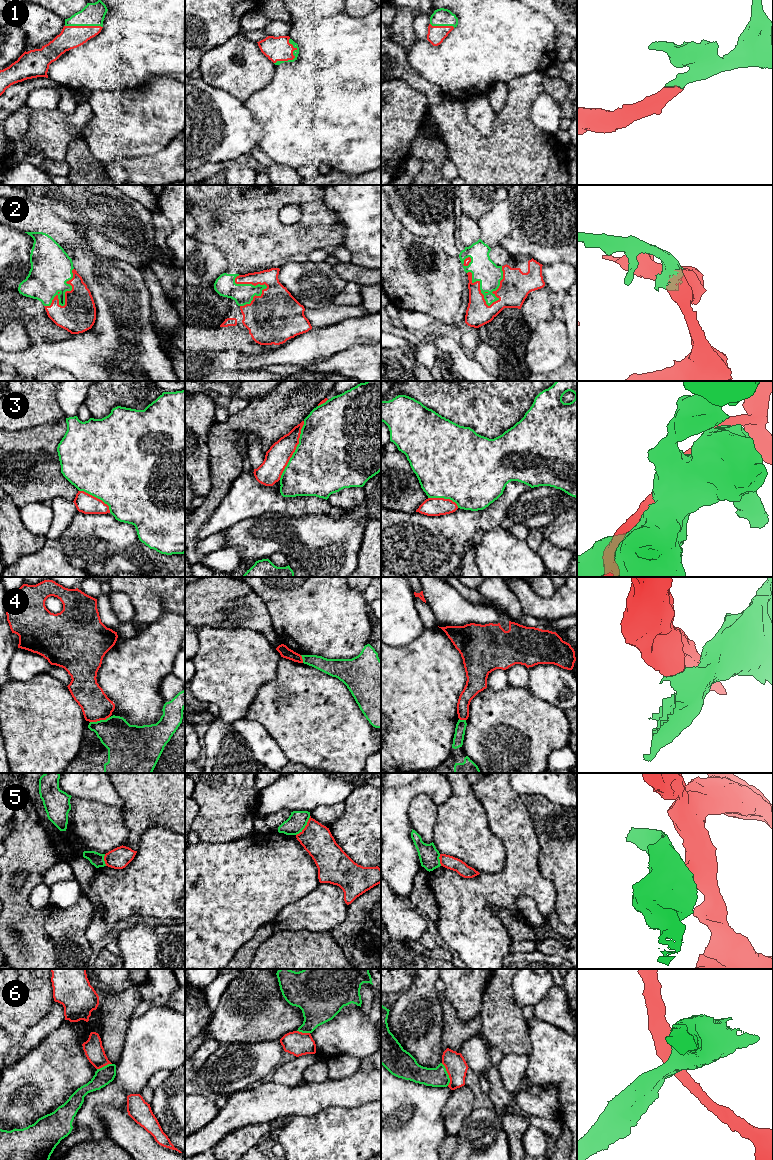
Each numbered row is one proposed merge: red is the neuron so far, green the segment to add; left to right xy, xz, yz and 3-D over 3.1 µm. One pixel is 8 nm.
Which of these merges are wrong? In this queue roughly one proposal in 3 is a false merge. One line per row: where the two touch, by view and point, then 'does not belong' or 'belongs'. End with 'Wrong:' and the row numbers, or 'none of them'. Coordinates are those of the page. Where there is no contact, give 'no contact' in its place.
1: meets red in xz at (293, 58); belongs
2: meets red in yz at (480, 290); belongs
3: meets red in xz at (295, 449); belongs
4: meets red in xy at (99, 720); does not belong
5: meets red in xz at (305, 826); does not belong
6: meets red in yz at (448, 1074); does not belong
Wrong: 4, 5, 6

